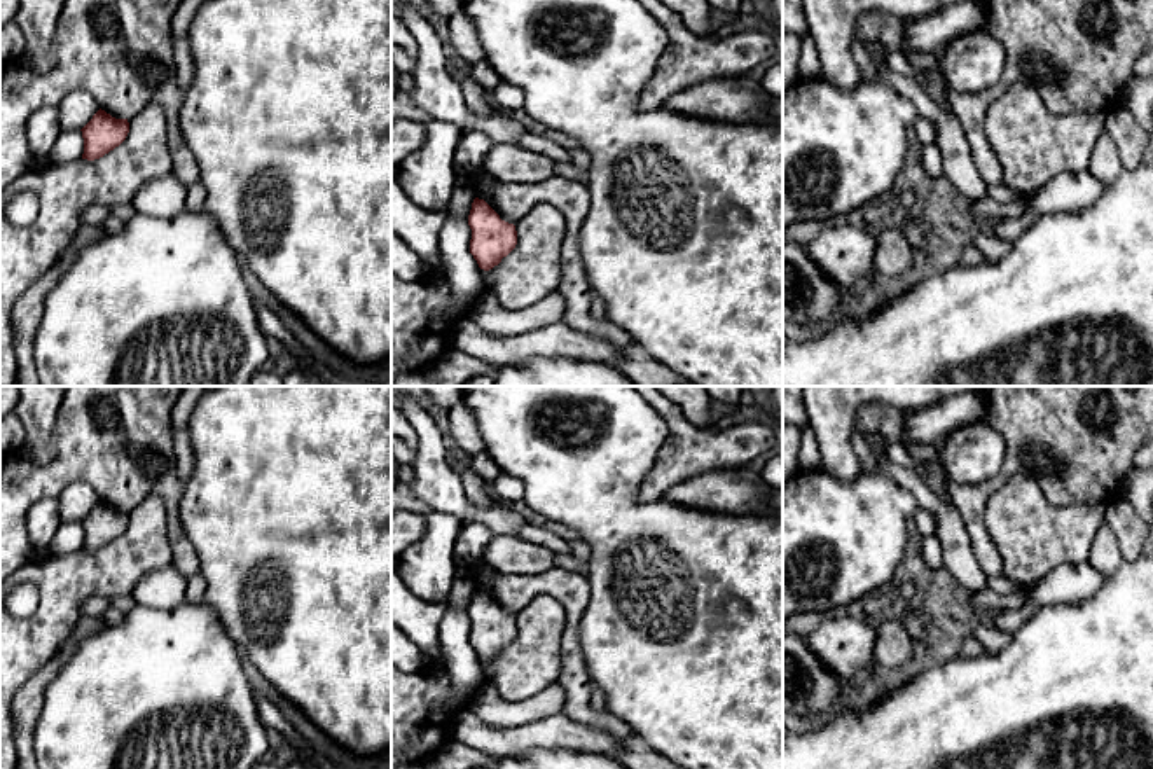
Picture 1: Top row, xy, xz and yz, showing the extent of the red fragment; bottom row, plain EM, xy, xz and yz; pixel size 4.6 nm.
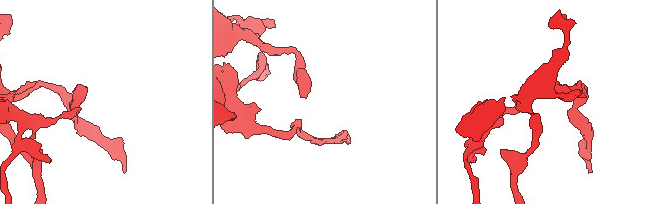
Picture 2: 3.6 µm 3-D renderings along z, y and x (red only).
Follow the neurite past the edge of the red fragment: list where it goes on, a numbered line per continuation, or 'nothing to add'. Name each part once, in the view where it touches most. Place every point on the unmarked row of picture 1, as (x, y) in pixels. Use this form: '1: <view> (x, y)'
nothing to add

